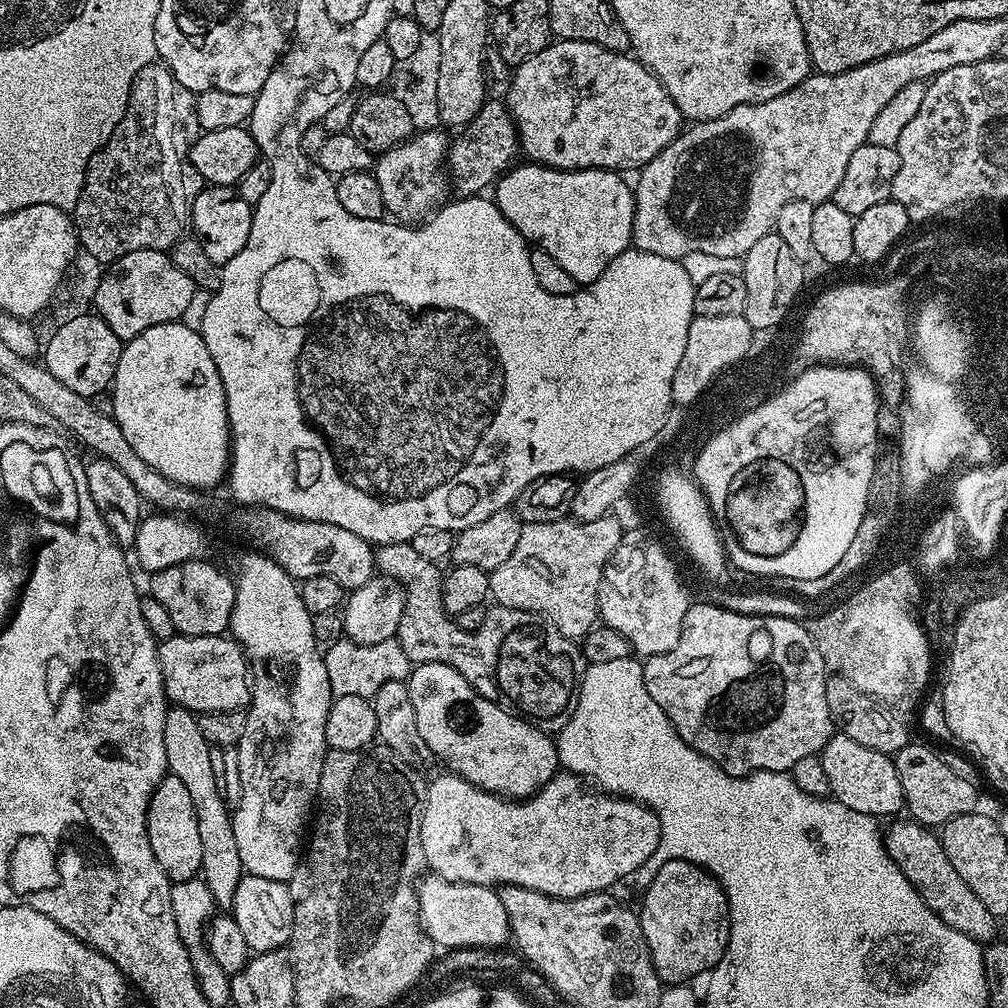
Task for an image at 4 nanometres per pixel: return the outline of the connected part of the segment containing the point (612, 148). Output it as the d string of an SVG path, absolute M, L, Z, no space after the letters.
M561 40L549 42L545 48L538 50L530 58L526 58L518 65L515 65L512 76L512 85L508 88L506 95L506 107L513 120L516 121L516 134L518 137L518 148L524 152L529 161L534 164L543 164L546 168L558 168L562 172L576 172L580 168L607 168L609 170L625 170L633 168L639 170L645 164L649 164L666 146L670 146L676 141L677 136L682 131L682 117L678 106L674 106L674 98L662 86L662 82L648 67L640 63L635 55L622 52L611 52L602 46L598 46L589 40Z

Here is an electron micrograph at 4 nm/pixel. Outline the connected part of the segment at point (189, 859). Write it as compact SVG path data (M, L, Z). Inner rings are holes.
M171 774L164 777L164 781L150 798L148 837L150 850L154 850L154 858L158 858L158 866L162 866L169 881L195 880L200 876L202 841L198 835L198 818L194 802L184 783Z

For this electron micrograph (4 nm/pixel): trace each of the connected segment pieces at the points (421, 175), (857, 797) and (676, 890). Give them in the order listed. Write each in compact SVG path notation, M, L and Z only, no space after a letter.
M420 130L411 140L375 157L374 175L382 190L384 210L389 217L405 226L416 226L427 221L437 211L438 205L445 199L446 176L442 169L449 147L449 137L444 137L440 132Z
M833 734L828 739L819 757L822 767L826 769L826 779L830 782L831 799L842 806L850 806L850 810L858 810L858 814L877 818L895 817L905 811L902 782L898 782L898 770L893 757L878 750L870 750L867 746L854 742L854 738L839 734Z
M667 860L658 870L647 888L643 889L644 901L638 907L642 934L646 938L646 946L650 950L650 958L654 962L654 970L661 981L669 985L692 982L695 976L703 977L711 973L712 967L722 958L728 948L730 934L730 914L728 899L720 884L708 875L707 870L699 868L685 860Z

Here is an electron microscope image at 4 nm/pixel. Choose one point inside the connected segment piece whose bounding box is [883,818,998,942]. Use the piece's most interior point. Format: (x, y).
(920, 855)

